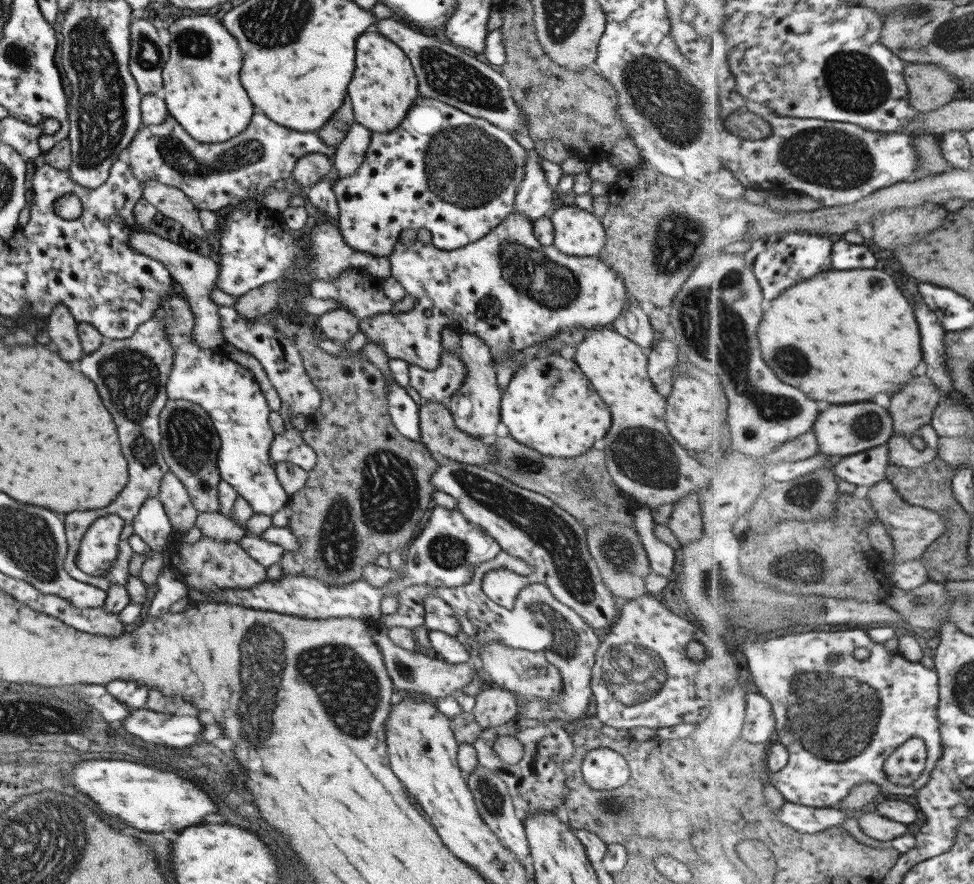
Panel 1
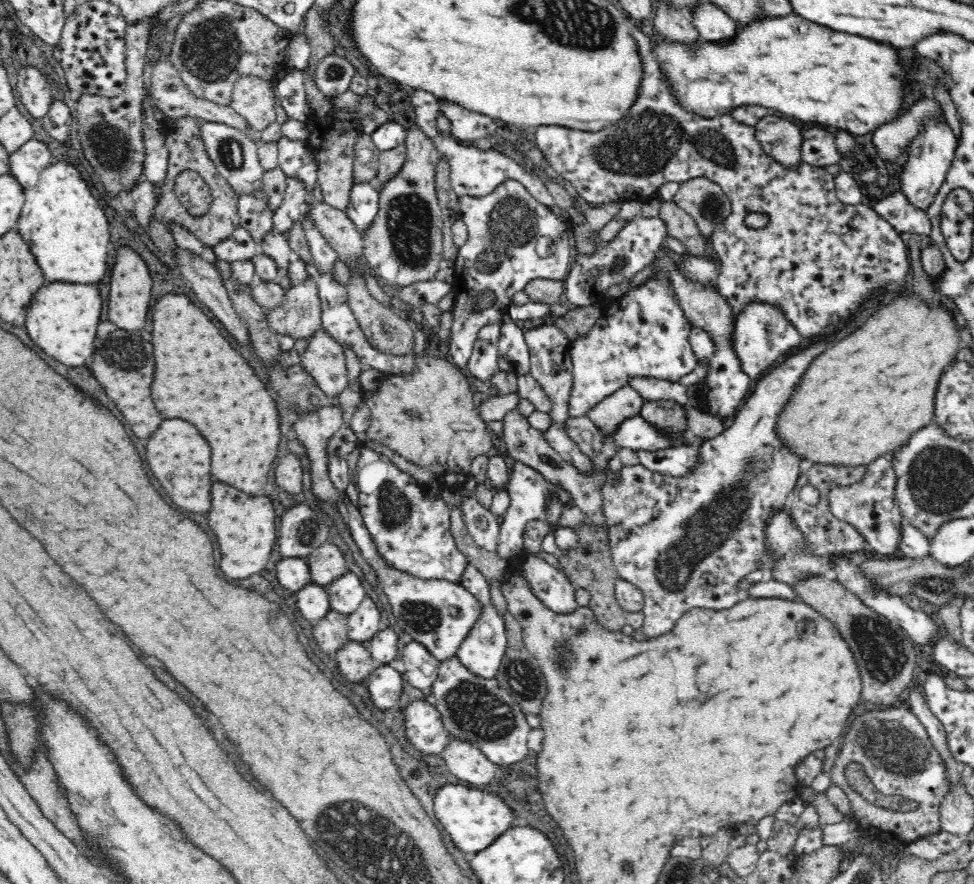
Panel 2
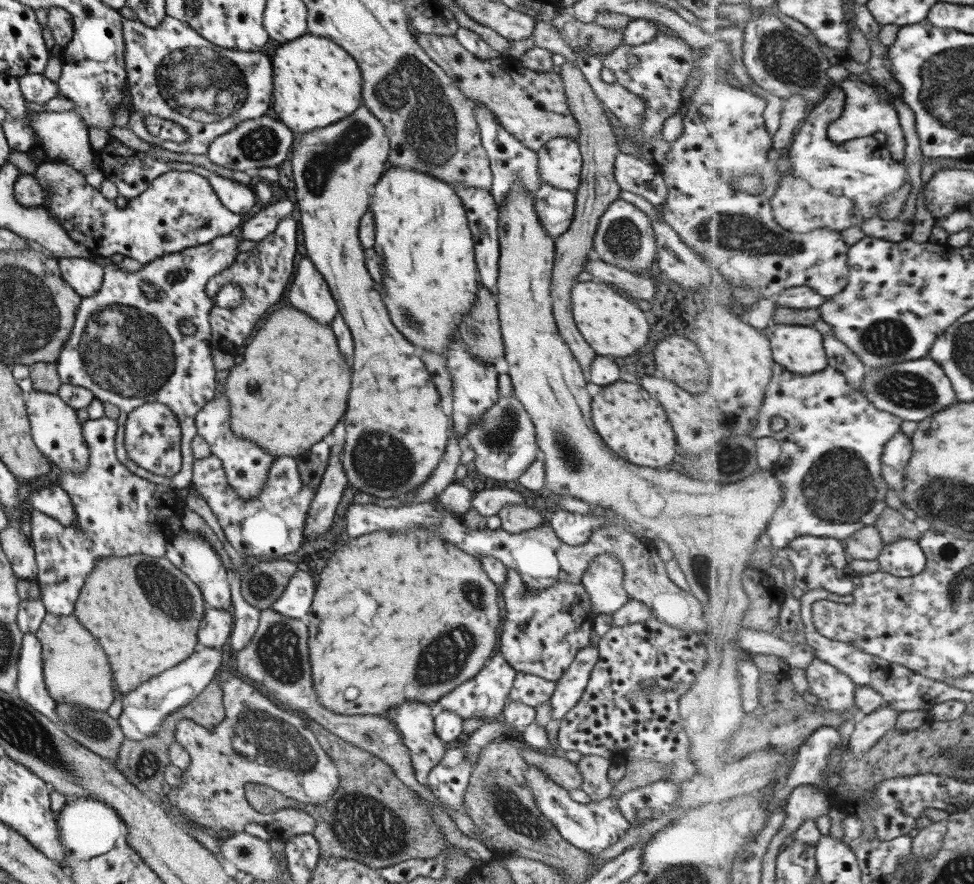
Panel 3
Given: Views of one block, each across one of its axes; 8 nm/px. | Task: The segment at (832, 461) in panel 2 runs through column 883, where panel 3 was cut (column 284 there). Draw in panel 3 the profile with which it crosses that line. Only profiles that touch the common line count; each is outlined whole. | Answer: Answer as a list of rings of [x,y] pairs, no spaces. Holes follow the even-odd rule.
[[[290,304],[268,316],[264,326],[244,350],[244,362],[234,365],[226,378],[224,393],[230,404],[230,428],[238,438],[256,442],[274,458],[298,458],[313,444],[331,434],[334,425],[344,418],[350,390],[350,374],[338,352],[336,336],[328,324],[318,324]]]

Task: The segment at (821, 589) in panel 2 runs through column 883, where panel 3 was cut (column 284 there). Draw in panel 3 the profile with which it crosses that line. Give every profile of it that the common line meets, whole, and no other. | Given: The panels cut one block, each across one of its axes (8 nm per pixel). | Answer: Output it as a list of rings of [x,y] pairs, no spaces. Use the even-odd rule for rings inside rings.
[[[272,608],[262,609],[258,629],[256,629],[251,642],[243,650],[234,653],[234,673],[253,684],[262,684],[268,689],[268,694],[275,696],[281,704],[290,706],[294,712],[306,714],[311,720],[314,720],[332,734],[339,736],[342,740],[358,746],[358,748],[364,749],[367,753],[372,753],[378,758],[382,758],[383,761],[386,761],[386,764],[394,769],[395,776],[406,787],[409,787],[434,806],[446,810],[458,830],[461,830],[473,840],[480,838],[482,834],[480,834],[478,826],[472,822],[468,814],[446,807],[442,801],[437,800],[430,787],[420,785],[415,779],[410,762],[410,751],[408,751],[408,747],[406,747],[395,722],[388,718],[382,718],[380,715],[336,715],[318,702],[311,683],[308,637],[310,637],[308,627],[300,619],[280,614]]]

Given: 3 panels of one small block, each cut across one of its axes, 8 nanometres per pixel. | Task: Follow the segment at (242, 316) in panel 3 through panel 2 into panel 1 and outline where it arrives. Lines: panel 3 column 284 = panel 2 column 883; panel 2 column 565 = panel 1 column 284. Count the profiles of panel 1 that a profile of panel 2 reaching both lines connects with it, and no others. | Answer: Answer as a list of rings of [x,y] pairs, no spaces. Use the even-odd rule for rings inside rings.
[[[168,114],[164,122],[156,126],[141,126],[140,133],[130,142],[129,155],[124,159],[130,165],[133,174],[137,176],[141,186],[145,186],[148,180],[154,180],[167,186],[178,188],[194,204],[198,210],[210,210],[225,213],[238,208],[242,204],[261,199],[272,189],[274,183],[287,179],[293,174],[296,161],[308,153],[322,153],[331,159],[336,152],[336,145],[326,145],[317,132],[296,131],[290,127],[284,128],[264,114],[254,114],[250,126],[230,138],[226,142],[218,144],[206,144],[194,140],[190,134],[182,128],[174,116]]]

